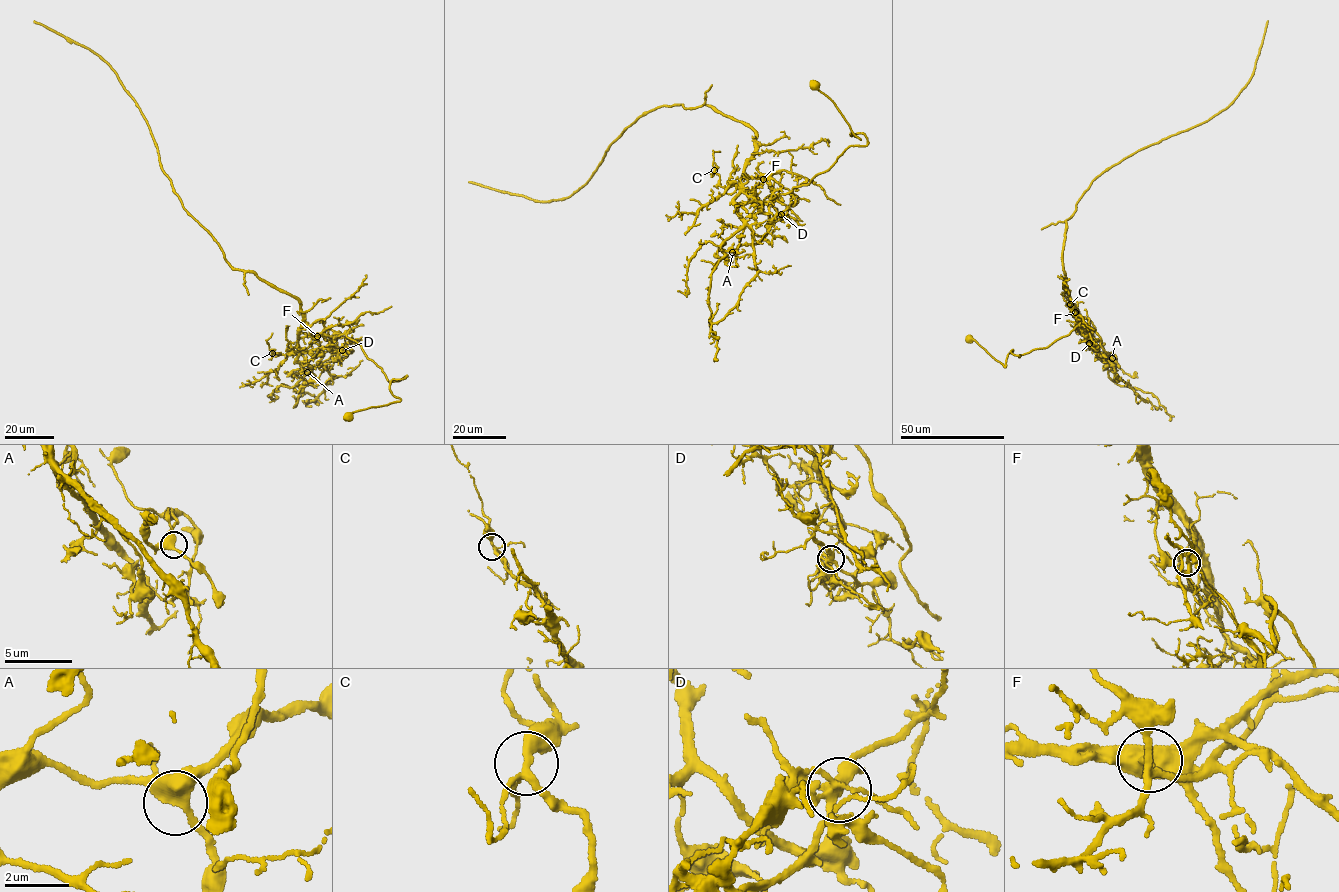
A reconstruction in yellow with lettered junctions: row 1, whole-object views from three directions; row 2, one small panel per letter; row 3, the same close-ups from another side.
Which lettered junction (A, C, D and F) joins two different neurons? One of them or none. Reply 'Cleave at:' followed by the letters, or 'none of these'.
Cleave at: F

